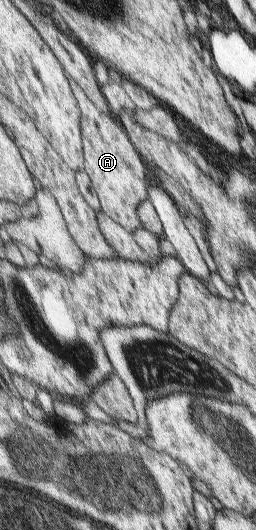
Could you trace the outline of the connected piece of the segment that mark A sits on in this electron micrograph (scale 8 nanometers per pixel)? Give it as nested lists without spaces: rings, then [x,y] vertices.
[[[69,79],[69,82],[78,102],[78,108],[81,109],[84,169],[96,190],[101,212],[132,233],[142,227],[136,212],[139,204],[148,199],[145,162],[134,148],[120,121],[112,114],[100,112],[74,80]]]

